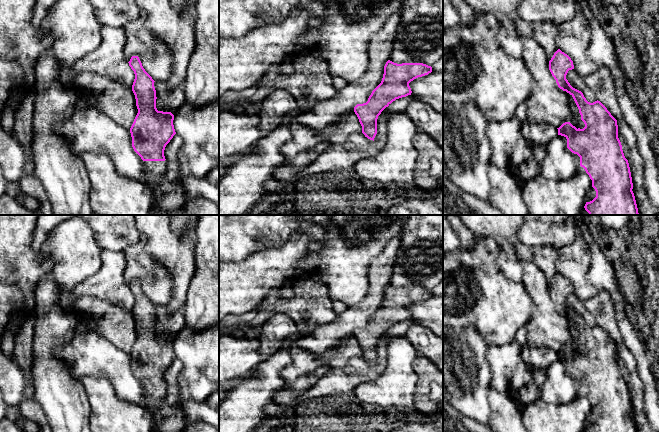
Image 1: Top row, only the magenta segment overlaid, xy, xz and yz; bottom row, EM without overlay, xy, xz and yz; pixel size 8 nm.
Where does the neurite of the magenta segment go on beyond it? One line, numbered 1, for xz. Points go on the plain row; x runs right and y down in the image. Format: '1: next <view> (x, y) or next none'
1: next none

